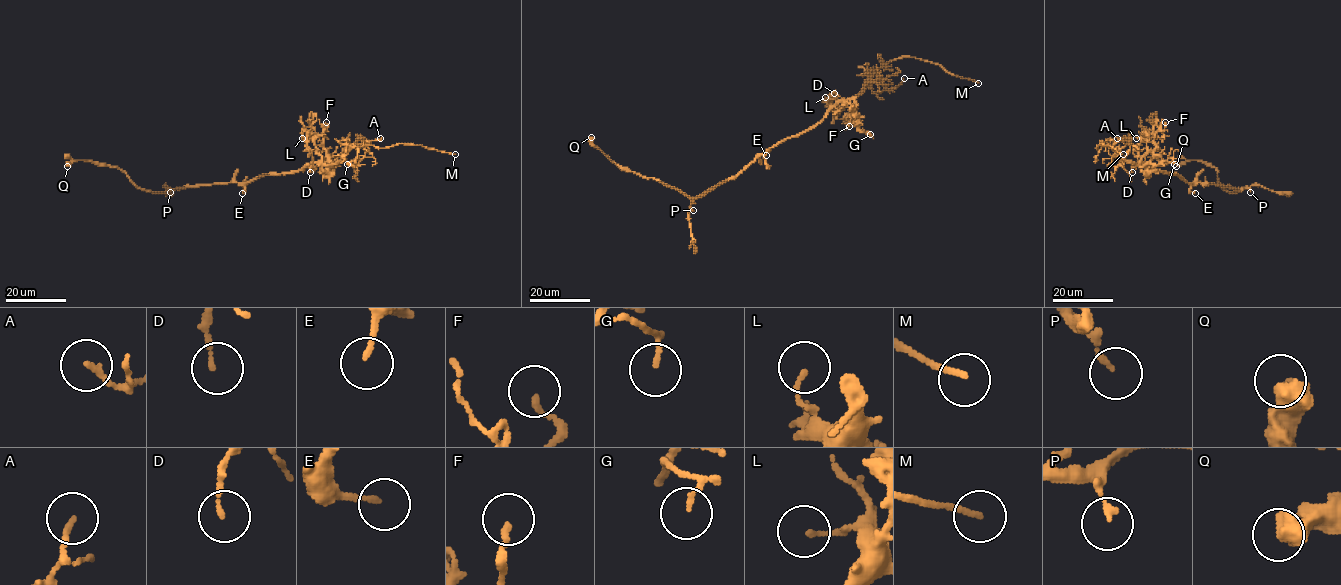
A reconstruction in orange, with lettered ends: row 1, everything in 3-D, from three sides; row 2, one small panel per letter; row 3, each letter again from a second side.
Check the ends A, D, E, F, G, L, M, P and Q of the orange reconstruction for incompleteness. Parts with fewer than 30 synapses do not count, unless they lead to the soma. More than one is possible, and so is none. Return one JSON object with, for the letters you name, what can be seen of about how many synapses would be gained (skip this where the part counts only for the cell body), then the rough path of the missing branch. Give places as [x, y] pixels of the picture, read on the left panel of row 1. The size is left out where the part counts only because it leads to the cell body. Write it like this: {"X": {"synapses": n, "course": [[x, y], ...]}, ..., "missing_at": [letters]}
{"M": {"course": [[455, 154], [469, 155], [480, 163]]}, "missing_at": ["M"]}

